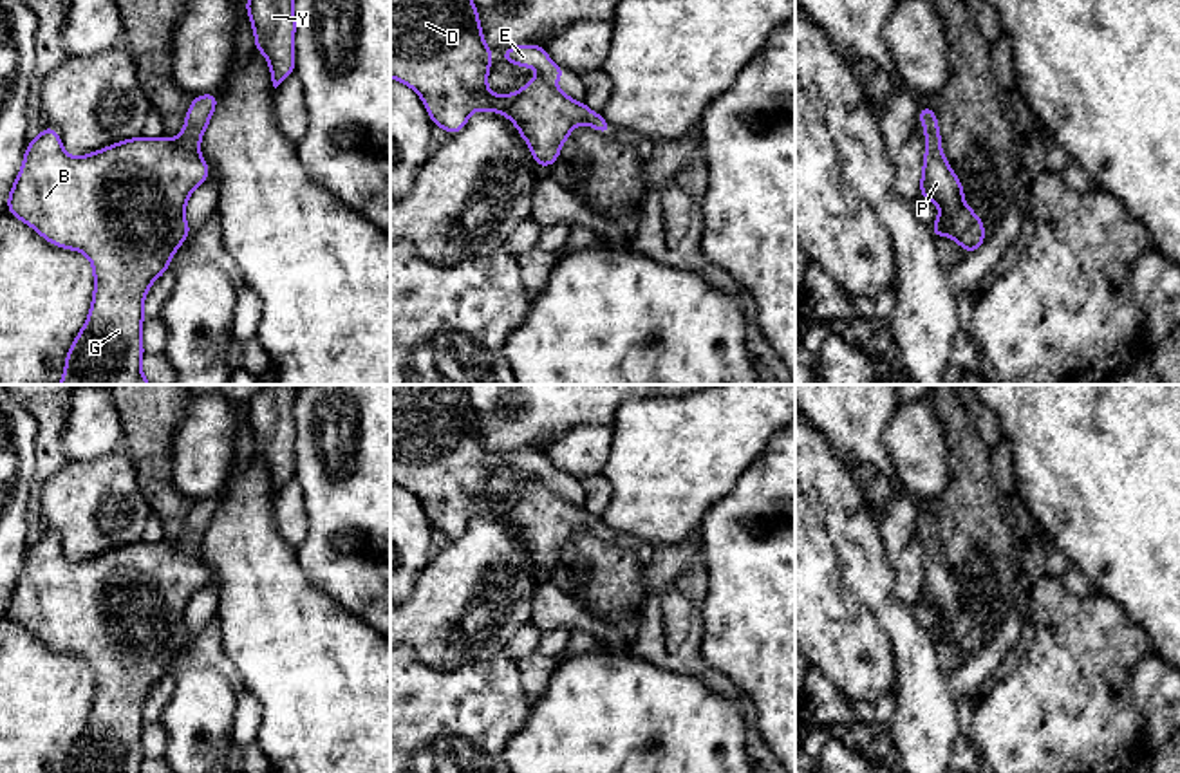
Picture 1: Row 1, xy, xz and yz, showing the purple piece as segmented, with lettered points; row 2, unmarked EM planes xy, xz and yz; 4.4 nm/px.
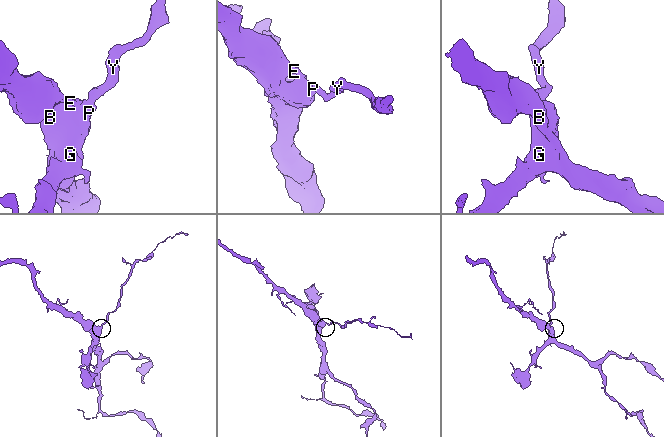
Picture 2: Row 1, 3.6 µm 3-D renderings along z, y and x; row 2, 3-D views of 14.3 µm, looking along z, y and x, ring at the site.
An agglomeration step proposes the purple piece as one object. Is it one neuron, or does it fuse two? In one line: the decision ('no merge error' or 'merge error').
no merge error

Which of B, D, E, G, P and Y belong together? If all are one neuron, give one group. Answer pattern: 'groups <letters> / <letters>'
groups B D E G P Y

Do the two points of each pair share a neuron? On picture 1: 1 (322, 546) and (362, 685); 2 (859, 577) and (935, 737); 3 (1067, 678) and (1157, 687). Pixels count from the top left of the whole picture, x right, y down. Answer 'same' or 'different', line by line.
1: different
2: same
3: different

